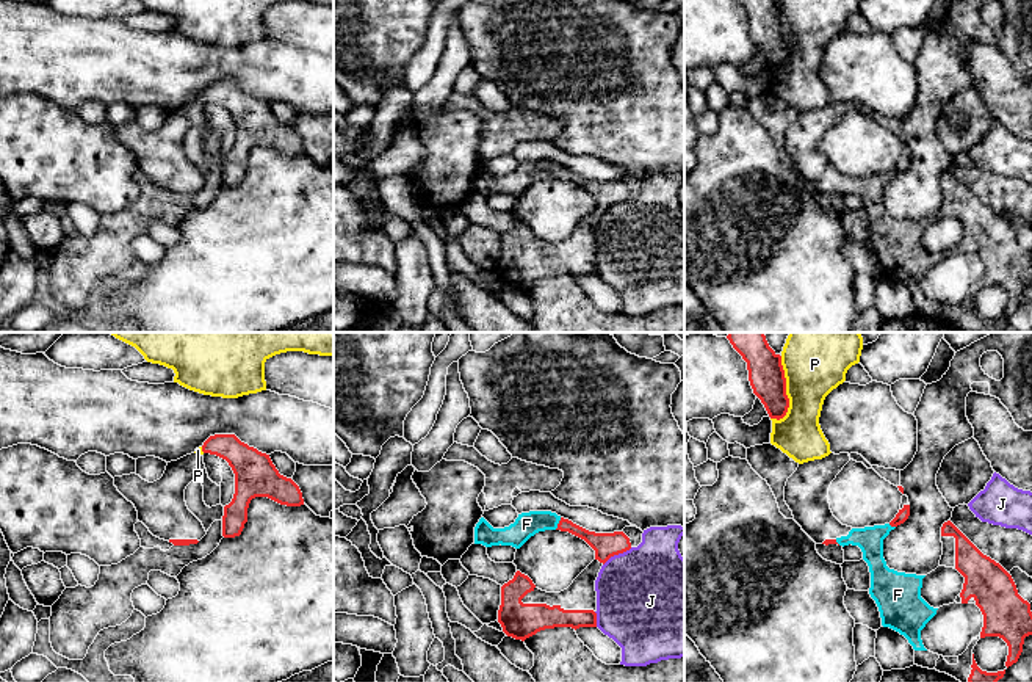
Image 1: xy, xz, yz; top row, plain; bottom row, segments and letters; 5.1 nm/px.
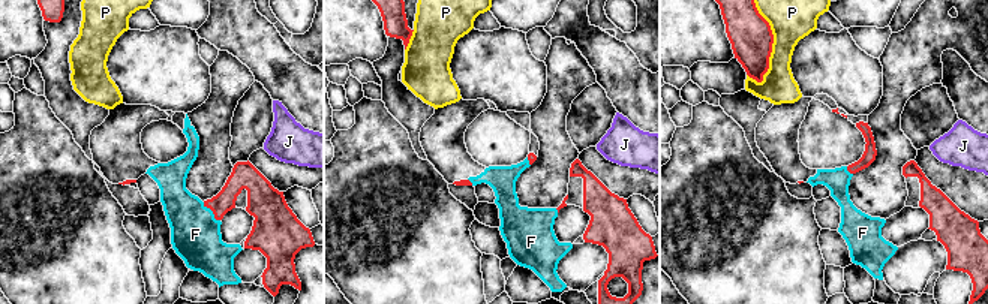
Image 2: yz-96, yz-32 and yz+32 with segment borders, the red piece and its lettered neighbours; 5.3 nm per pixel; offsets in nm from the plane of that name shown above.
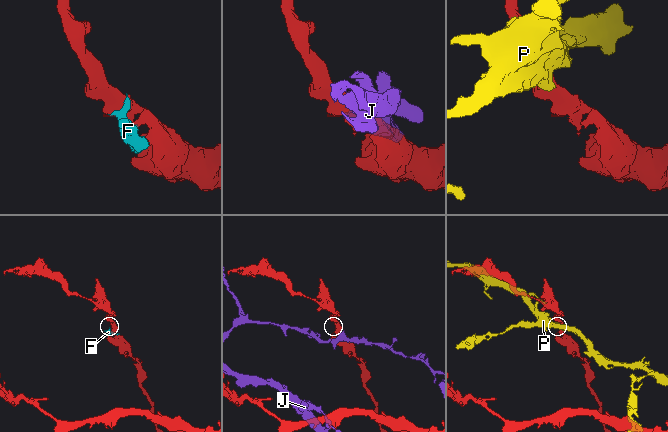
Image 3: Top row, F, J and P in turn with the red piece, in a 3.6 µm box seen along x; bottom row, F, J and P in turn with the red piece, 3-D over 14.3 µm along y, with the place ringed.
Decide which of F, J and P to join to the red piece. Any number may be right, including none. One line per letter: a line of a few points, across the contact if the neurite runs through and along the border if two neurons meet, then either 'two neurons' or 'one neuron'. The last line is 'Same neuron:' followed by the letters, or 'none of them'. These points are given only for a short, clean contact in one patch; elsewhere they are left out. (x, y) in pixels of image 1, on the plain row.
F: one neuron
J: two neurons
P: two neurons
Same neuron: F

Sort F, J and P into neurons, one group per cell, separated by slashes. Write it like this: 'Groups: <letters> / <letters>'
Groups: F / J / P

